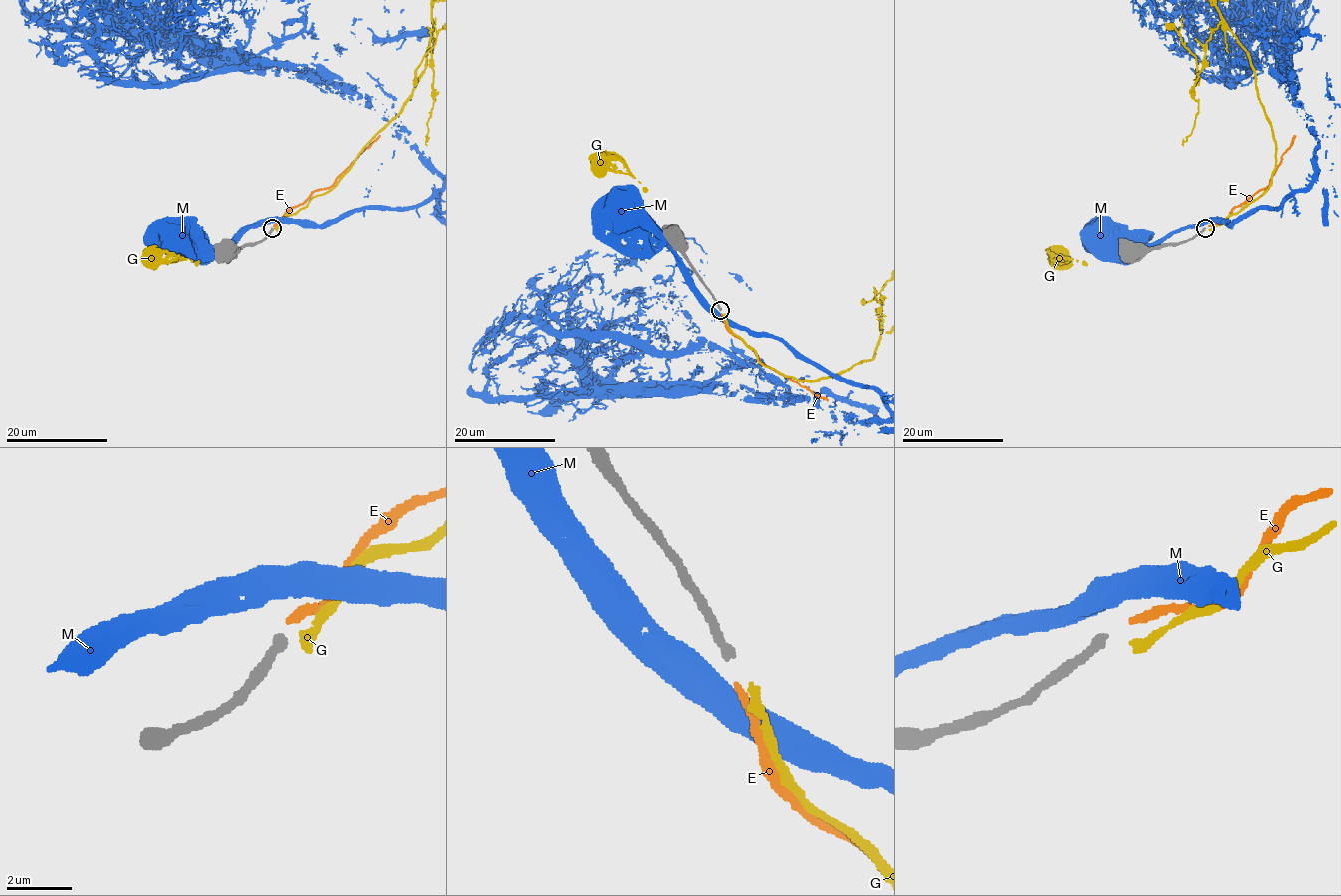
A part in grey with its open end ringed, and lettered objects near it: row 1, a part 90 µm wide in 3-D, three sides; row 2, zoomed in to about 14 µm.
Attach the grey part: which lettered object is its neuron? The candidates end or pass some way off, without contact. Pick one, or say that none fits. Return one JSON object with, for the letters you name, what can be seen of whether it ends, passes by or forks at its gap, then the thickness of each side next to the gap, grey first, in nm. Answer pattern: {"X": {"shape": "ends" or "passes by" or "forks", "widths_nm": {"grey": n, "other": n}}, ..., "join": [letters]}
{"E": {"shape": "ends", "widths_nm": {"grey": 280, "other": 200}}, "join": ["E"]}

